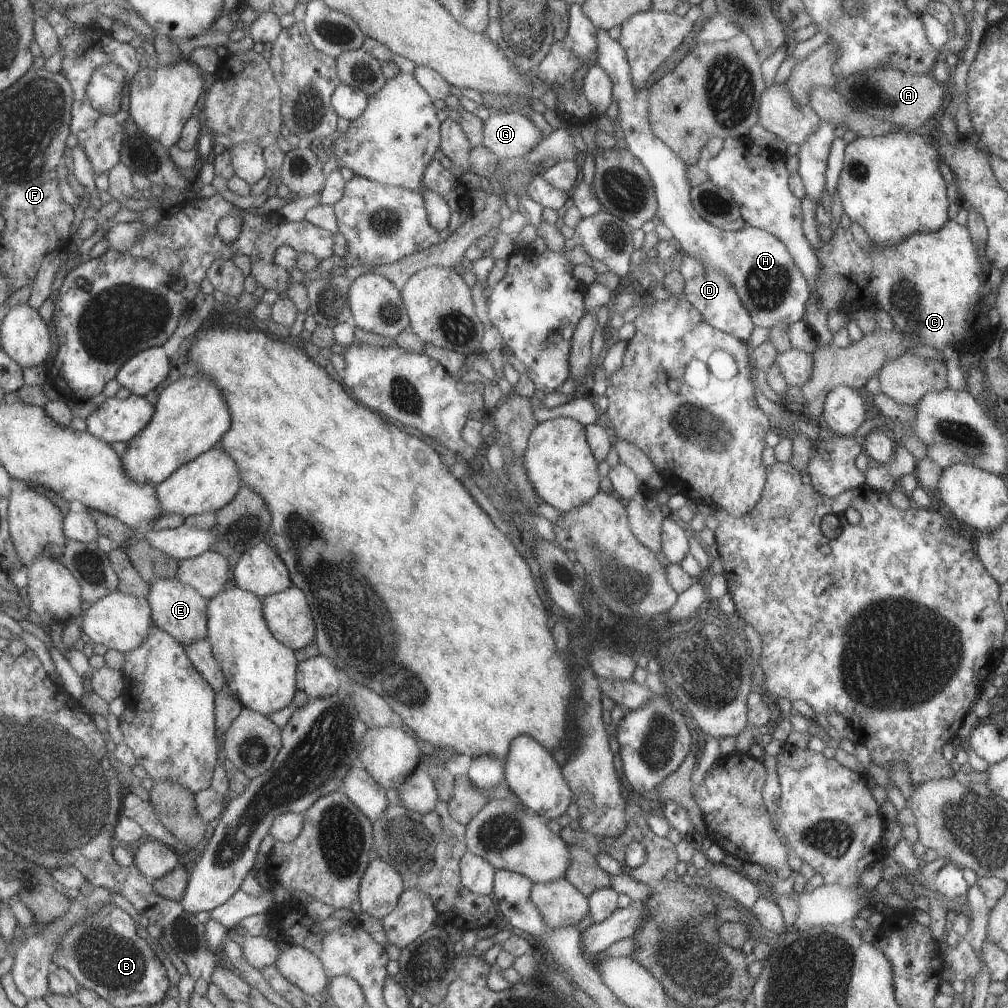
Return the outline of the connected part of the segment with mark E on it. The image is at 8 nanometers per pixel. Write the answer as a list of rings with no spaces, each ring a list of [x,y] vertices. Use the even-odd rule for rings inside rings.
[[[156,578],[150,585],[147,602],[152,610],[153,624],[171,635],[182,647],[200,639],[206,639],[207,601],[191,586],[177,578]]]

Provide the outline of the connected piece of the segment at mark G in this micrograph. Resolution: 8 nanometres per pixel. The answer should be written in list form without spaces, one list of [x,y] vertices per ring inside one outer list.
[[[519,112],[489,115],[482,121],[481,145],[499,159],[522,158],[542,139],[536,126]]]

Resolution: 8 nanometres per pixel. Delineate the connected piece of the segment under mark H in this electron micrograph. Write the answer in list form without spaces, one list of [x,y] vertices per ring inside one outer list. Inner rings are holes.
[[[597,29],[597,58],[596,63],[603,68],[611,81],[612,100],[618,106],[618,121],[620,129],[624,134],[626,149],[647,169],[653,183],[654,193],[656,194],[656,215],[660,222],[663,223],[672,232],[675,241],[681,245],[681,250],[704,265],[711,265],[714,269],[719,269],[733,285],[737,296],[741,299],[742,305],[748,312],[749,320],[753,326],[762,326],[763,328],[775,327],[783,328],[792,322],[799,320],[803,316],[803,311],[807,300],[810,298],[808,293],[808,284],[803,278],[801,271],[794,265],[786,246],[772,234],[765,232],[765,229],[756,229],[747,223],[738,231],[726,231],[712,224],[709,224],[693,208],[690,201],[690,189],[687,178],[687,167],[681,158],[666,145],[655,137],[650,129],[648,121],[648,92],[650,86],[656,83],[662,76],[659,70],[657,73],[651,73],[642,87],[636,89],[632,85],[630,77],[630,66],[628,65],[623,47],[609,37],[607,31]]]

